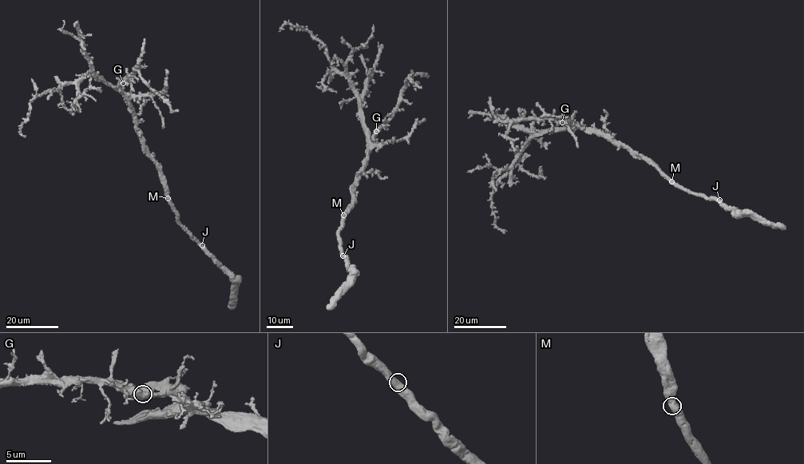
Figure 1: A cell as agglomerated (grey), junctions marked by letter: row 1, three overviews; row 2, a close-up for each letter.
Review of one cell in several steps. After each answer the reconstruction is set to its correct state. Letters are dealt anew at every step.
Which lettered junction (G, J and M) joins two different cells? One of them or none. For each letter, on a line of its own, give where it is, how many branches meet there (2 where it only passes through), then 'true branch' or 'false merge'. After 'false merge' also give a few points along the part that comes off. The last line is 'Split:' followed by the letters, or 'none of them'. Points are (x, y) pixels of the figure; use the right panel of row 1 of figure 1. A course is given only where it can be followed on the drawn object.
G: at (562, 122); 2 branches meet; true branch
J: at (719, 200); 2 branches meet; true branch
M: at (671, 181); 2 branches meet; true branch
Split: none of them

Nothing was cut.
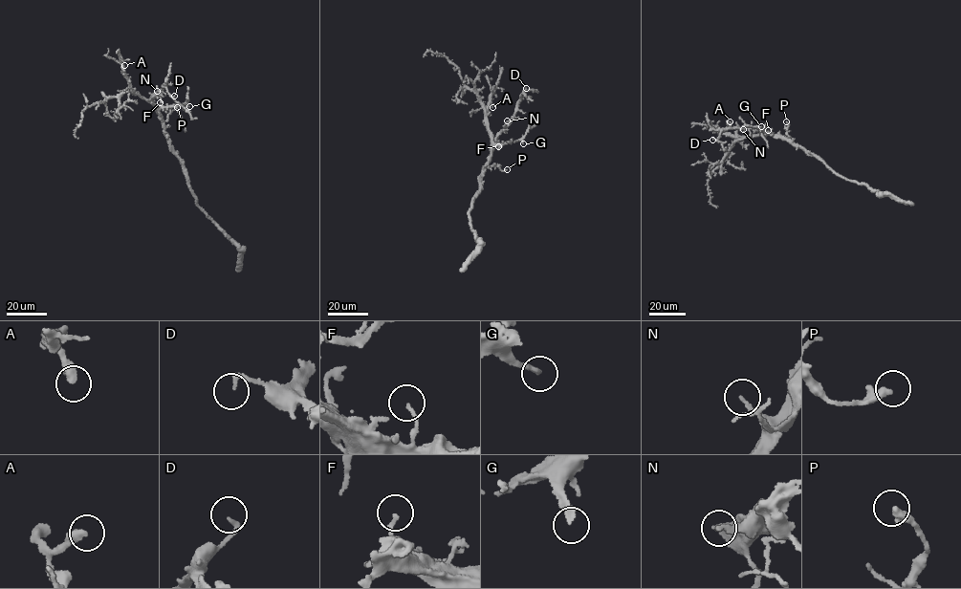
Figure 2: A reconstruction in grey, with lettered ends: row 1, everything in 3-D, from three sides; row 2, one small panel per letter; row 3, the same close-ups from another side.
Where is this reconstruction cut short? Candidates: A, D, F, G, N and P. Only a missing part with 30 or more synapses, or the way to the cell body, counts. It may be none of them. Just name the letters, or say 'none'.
none

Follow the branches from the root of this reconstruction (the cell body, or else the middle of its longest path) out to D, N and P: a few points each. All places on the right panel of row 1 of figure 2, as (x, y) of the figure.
D: (799, 146), (779, 135), (746, 128), (726, 128), (717, 139), (712, 140)
N: (799, 146), (779, 135), (743, 129)
P: (799, 146), (787, 135), (789, 124), (786, 121)

